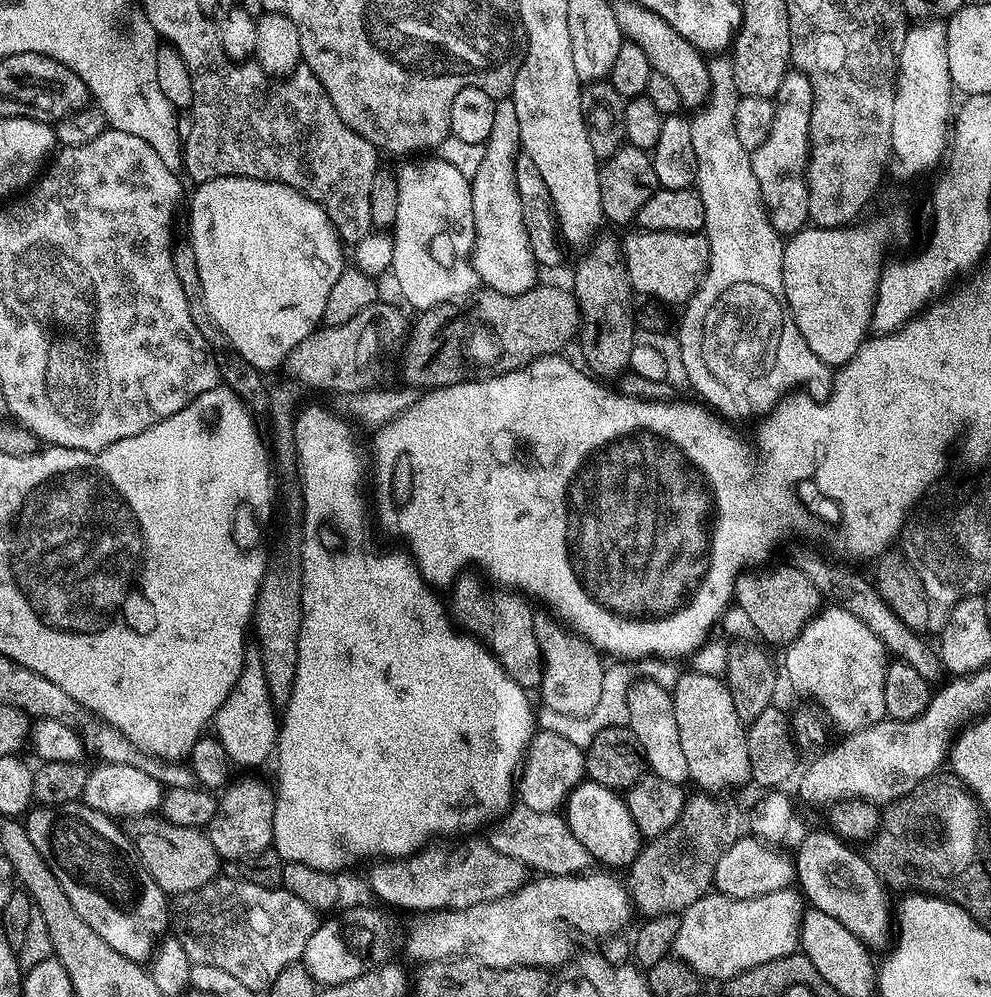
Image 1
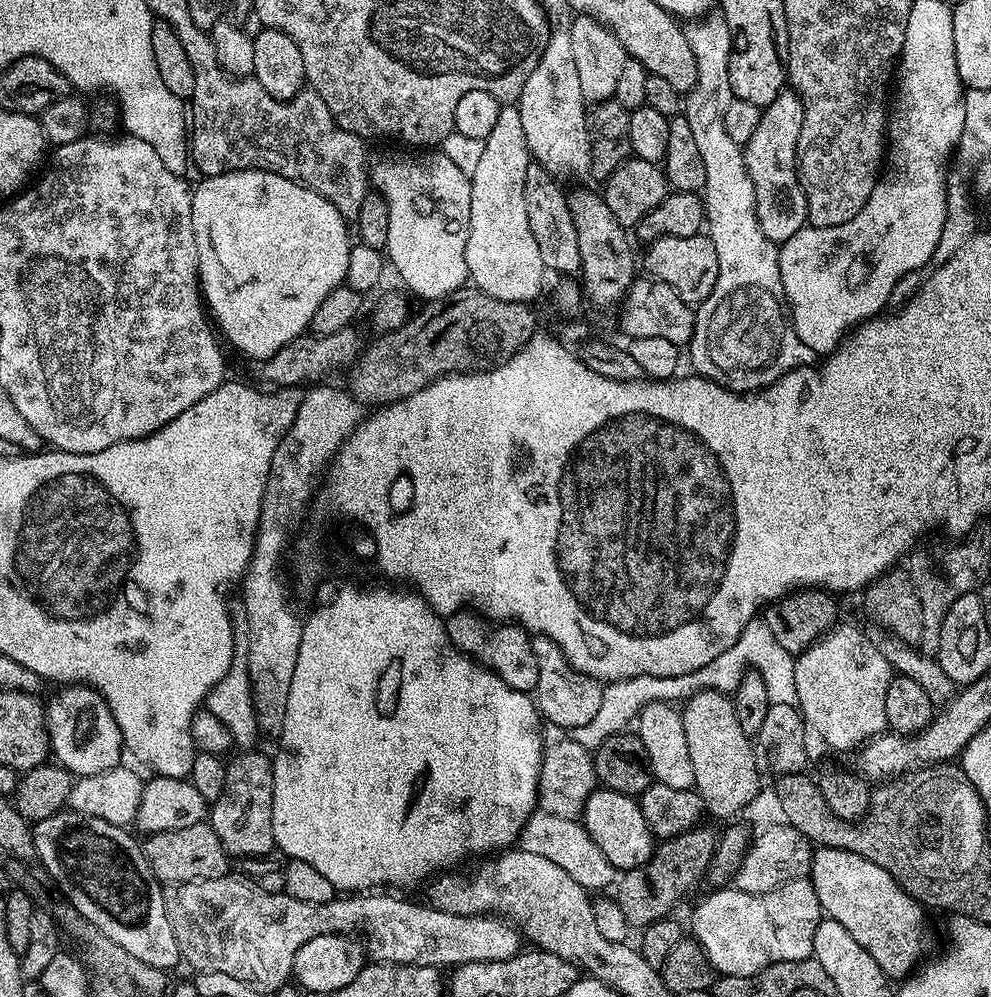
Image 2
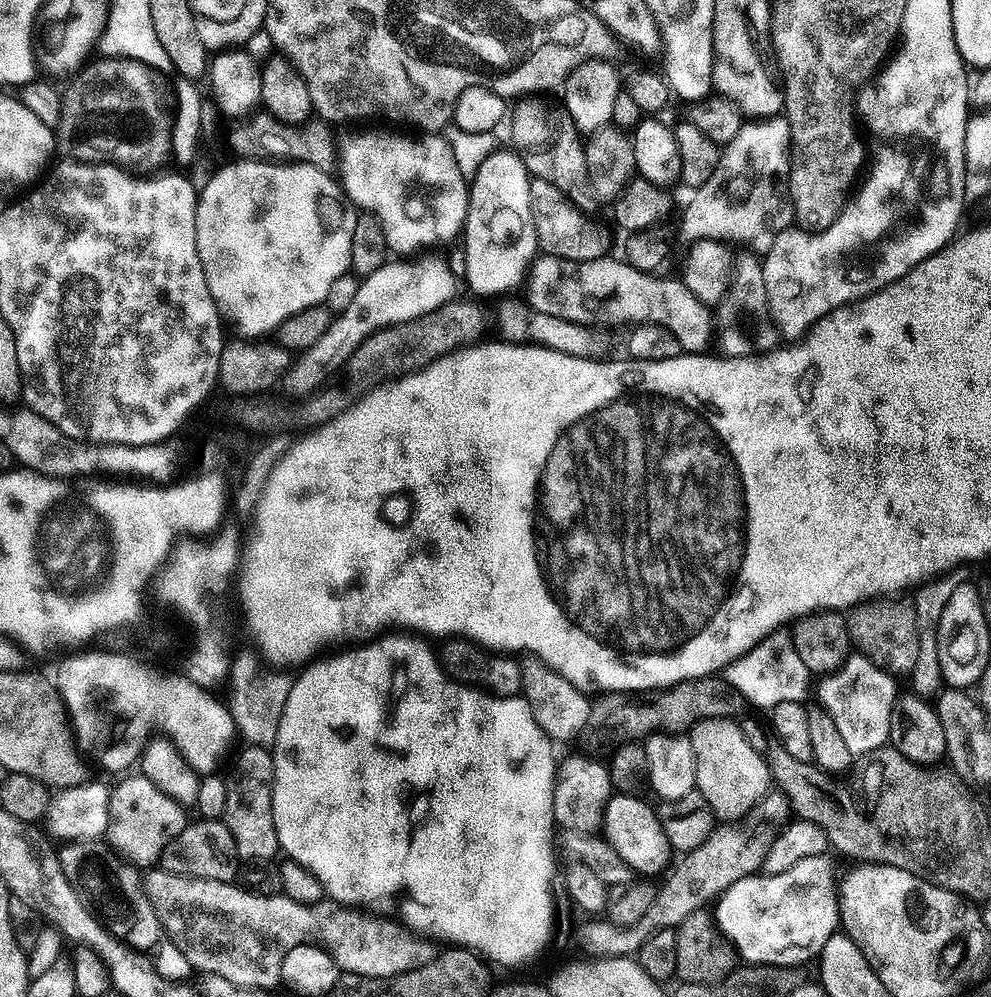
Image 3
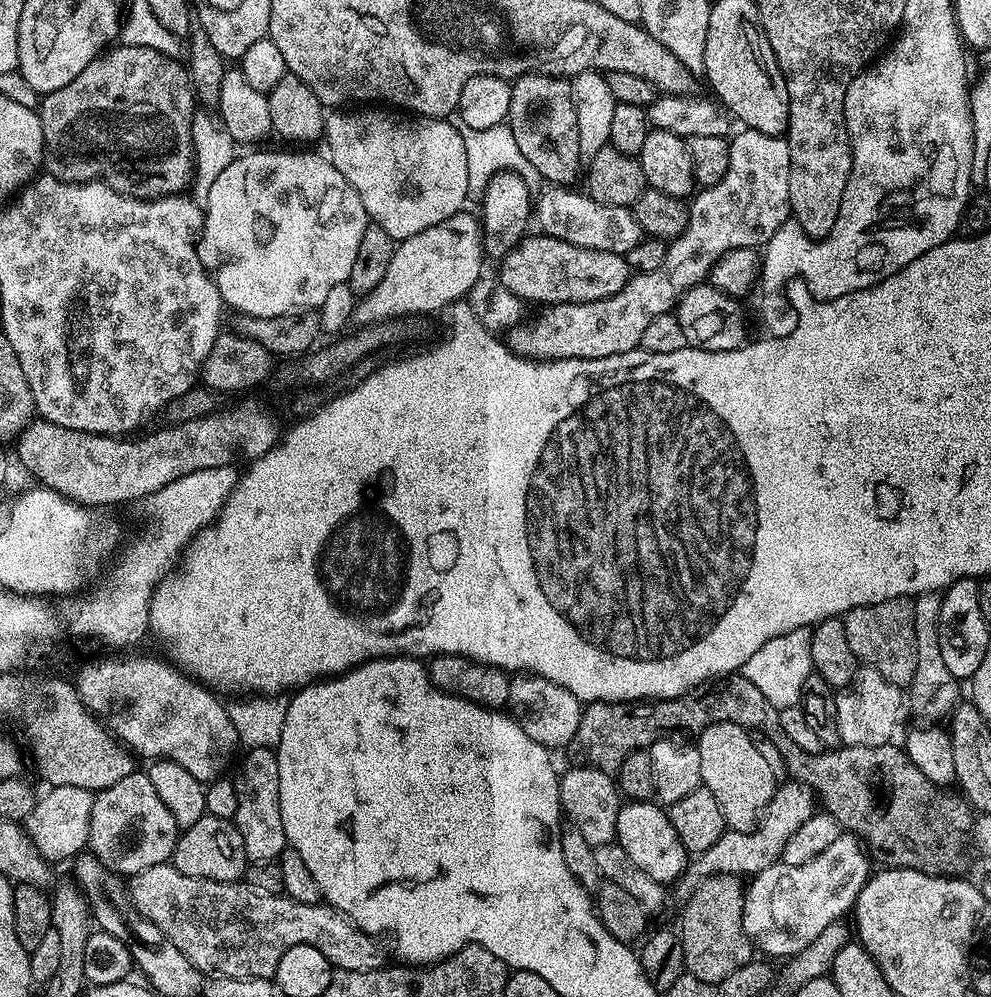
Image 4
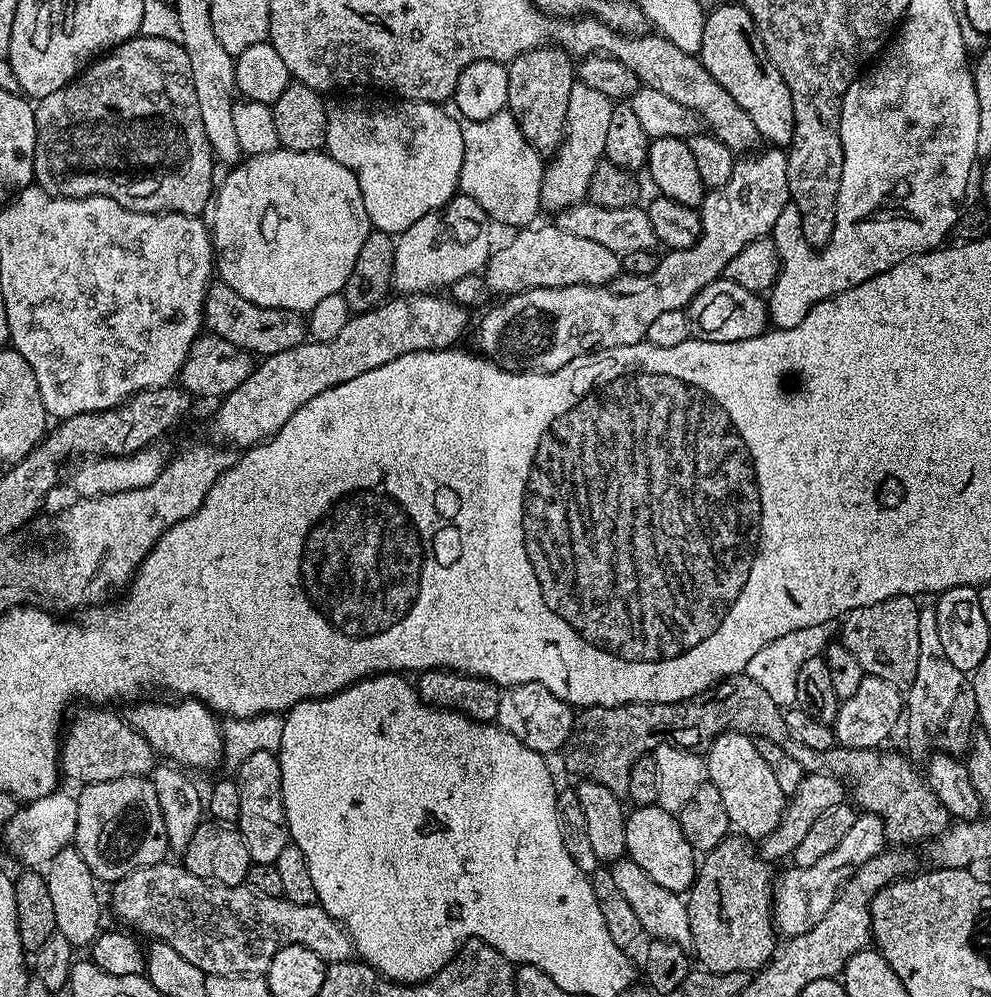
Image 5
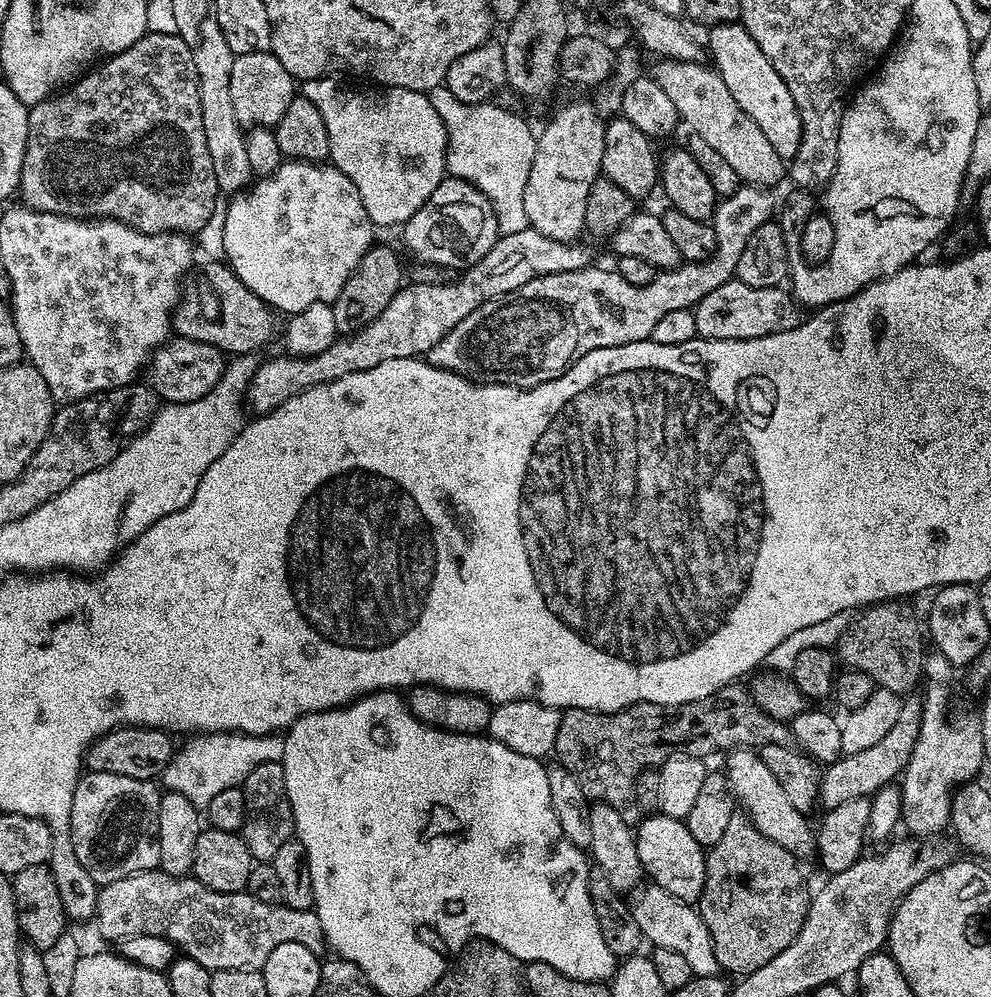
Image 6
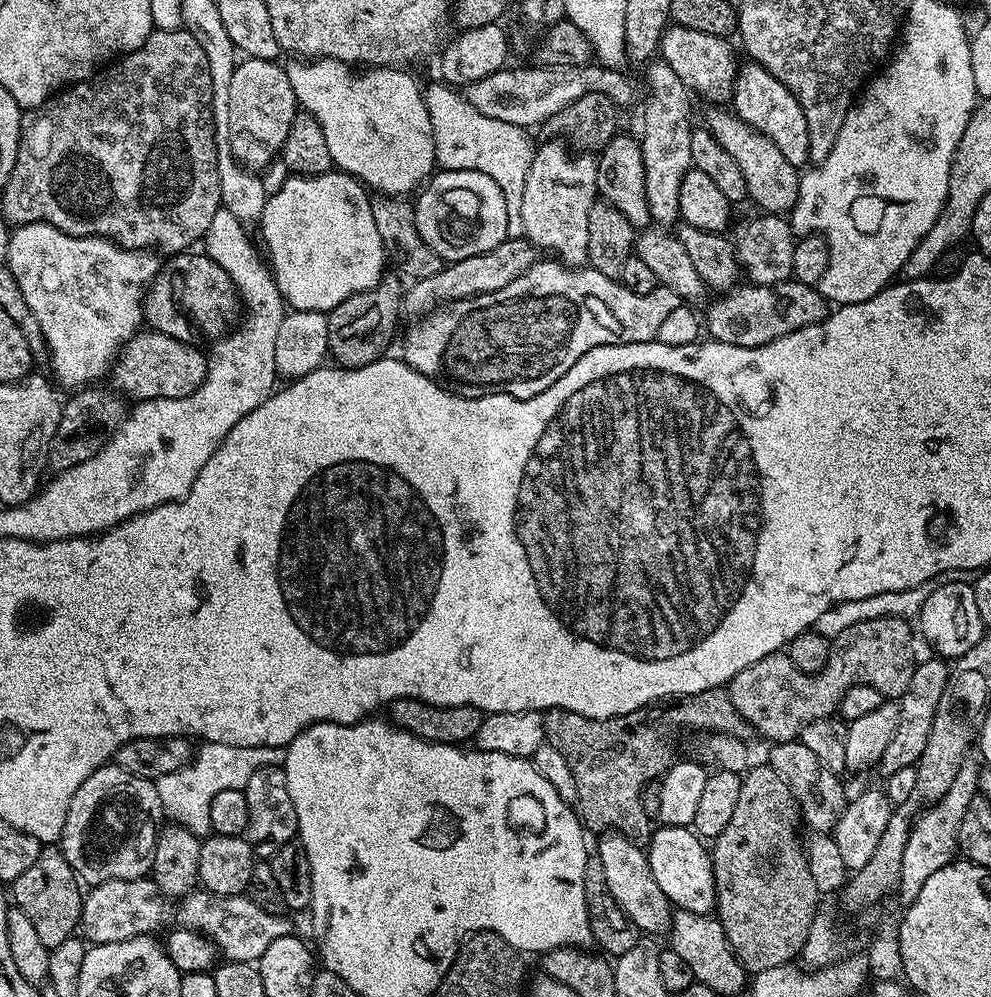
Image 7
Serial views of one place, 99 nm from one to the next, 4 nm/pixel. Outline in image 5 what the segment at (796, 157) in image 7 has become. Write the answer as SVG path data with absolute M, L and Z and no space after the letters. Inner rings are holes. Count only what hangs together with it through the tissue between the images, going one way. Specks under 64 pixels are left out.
M730 2L714 9L704 17L698 59L710 74L714 74L714 82L718 82L718 86L722 86L722 90L726 90L726 94L750 114L761 141L772 146L787 146L792 143L794 134L794 102L782 74L778 74L754 43L750 34L755 30L754 18L744 9L743 3Z

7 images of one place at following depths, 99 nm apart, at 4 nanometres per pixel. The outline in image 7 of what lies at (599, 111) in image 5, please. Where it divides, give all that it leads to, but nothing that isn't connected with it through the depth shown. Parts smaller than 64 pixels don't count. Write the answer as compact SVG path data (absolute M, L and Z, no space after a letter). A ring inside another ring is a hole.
M551 139L541 148L539 145L535 149L530 170L526 174L526 190L522 190L524 236L537 249L545 248L548 251L545 253L551 254L559 263L578 268L588 263L590 206L598 199L597 157L592 154L573 154L567 143Z

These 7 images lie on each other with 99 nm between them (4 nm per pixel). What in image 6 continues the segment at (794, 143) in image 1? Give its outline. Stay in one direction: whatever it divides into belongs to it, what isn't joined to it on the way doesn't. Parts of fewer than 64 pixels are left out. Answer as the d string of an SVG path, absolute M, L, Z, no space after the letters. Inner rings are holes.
M741 186L734 190L734 194L723 197L717 203L710 221L716 235L716 254L706 260L684 262L678 268L657 271L654 282L646 286L630 286L630 282L626 282L626 278L619 276L616 271L608 269L607 272L604 268L596 268L597 266L539 276L526 282L526 286L518 286L518 290L499 296L497 300L487 300L482 306L466 314L466 318L462 318L462 322L458 322L458 326L454 326L454 330L450 330L446 338L438 342L438 346L427 352L426 359L434 366L445 368L456 376L464 376L478 384L509 384L512 388L533 388L558 378L572 367L577 357L590 354L594 350L649 339L654 326L666 314L684 308L695 309L697 302L706 298L710 290L718 290L718 286L734 279L738 258L742 258L746 242L750 242L758 226L773 219L772 195L767 188Z

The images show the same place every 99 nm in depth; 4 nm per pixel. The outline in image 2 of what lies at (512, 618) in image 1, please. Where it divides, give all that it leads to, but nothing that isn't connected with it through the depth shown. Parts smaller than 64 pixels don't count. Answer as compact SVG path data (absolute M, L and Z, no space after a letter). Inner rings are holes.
M461 610L447 617L444 620L444 625L450 642L459 652L464 652L471 656L482 667L489 668L495 676L502 678L502 682L506 682L506 686L510 686L519 692L535 693L538 686L538 658L534 658L532 636L521 628L519 624L515 622L500 622L494 626L493 621L485 618L475 610Z

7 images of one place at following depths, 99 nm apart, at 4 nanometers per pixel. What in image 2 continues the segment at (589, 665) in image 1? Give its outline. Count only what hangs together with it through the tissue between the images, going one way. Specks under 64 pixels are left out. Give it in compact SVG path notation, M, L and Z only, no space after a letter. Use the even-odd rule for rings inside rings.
M532 636L534 658L538 658L538 686L534 693L534 703L543 719L556 728L571 730L586 726L604 701L604 688L601 681L593 676L582 674L564 656L564 652L549 636Z

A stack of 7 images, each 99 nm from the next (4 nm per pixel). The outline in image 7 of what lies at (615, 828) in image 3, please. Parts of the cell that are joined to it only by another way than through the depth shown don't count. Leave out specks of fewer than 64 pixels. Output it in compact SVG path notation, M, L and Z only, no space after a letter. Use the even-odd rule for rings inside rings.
M660 826L653 831L652 838L646 845L654 882L658 882L662 894L666 894L673 909L699 916L709 915L716 906L712 858L704 844L705 841L691 827Z

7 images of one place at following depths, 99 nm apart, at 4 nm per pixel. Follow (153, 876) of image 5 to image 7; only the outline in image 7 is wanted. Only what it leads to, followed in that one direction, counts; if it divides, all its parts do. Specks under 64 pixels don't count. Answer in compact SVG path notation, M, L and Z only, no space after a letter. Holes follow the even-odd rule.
M151 878L138 880L111 880L101 884L93 884L84 892L84 905L80 915L80 928L85 941L92 944L113 944L126 942L135 936L147 936L159 933L159 928L168 920L168 904L163 892L156 887L156 881ZM193 890L179 901L179 927L189 928L191 932L198 932L216 945L217 953L224 960L237 960L251 964L259 961L262 954L266 954L266 946L274 942L274 938L282 938L293 931L287 915L275 916L262 906L254 906L254 902L247 895L219 896L213 892Z

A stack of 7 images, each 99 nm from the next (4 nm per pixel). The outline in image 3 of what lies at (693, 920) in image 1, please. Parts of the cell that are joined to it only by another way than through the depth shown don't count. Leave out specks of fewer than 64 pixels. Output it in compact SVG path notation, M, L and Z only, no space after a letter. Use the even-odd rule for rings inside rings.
M831 855L815 856L814 858L804 858L802 862L798 862L794 866L790 866L790 870L782 870L782 874L774 874L773 876L765 876L757 874L755 876L747 876L738 882L734 882L734 886L730 886L714 904L714 919L717 929L728 944L732 946L737 957L745 965L755 966L757 964L782 964L785 966L804 966L807 960L815 961L819 957L822 946L826 946L826 942L830 942L833 932L840 928L840 902L838 899L838 872L832 869Z

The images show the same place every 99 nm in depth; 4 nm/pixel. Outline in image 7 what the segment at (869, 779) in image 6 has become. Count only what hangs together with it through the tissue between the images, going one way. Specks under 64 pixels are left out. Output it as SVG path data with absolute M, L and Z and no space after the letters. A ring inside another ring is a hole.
M921 659L916 665L914 674L910 678L910 686L906 686L906 694L901 696L898 703L900 717L898 726L894 730L894 738L890 746L886 746L886 754L882 754L878 765L878 772L884 778L894 775L898 770L915 766L920 761L922 750L926 750L926 738L930 738L930 726L934 722L934 714L938 710L938 702L942 698L944 688L948 684L949 665L943 659Z

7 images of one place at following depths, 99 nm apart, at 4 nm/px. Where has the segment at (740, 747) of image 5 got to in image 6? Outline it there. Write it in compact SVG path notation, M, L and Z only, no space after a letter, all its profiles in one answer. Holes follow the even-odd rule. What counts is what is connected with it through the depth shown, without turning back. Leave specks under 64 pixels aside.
M734 748L727 753L728 765L722 771L728 781L728 788L732 791L735 803L742 807L743 815L752 821L752 825L760 831L767 840L778 842L787 852L797 858L803 858L817 851L816 832L808 825L809 817L805 813L794 810L778 786L778 778L770 774L766 762L762 762L759 751L750 748Z

